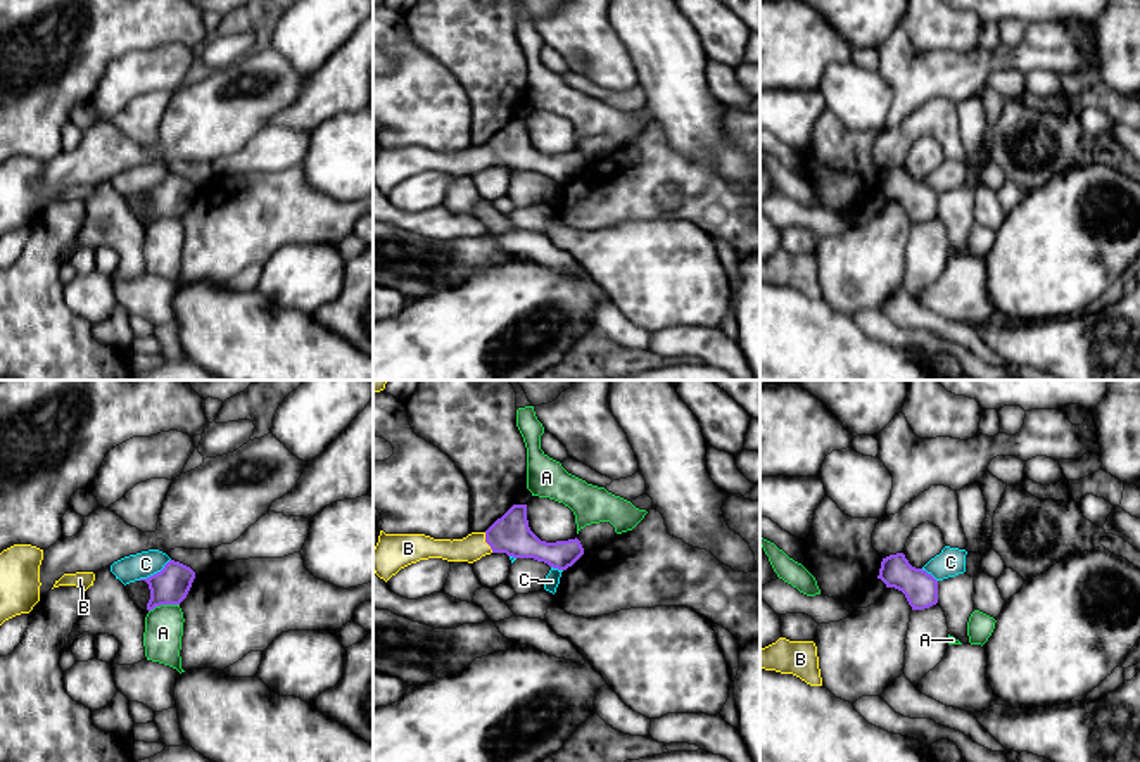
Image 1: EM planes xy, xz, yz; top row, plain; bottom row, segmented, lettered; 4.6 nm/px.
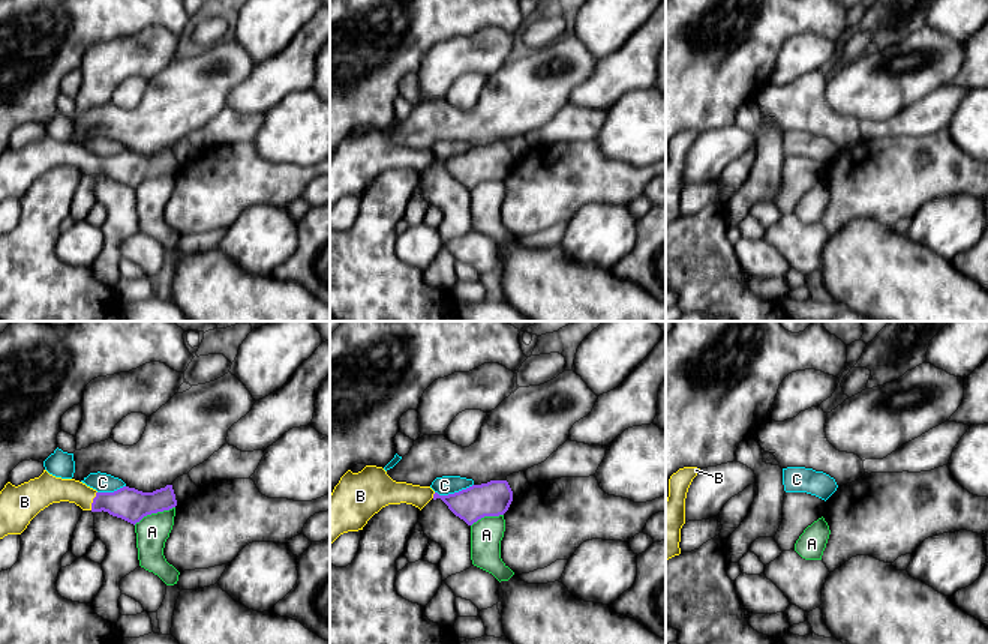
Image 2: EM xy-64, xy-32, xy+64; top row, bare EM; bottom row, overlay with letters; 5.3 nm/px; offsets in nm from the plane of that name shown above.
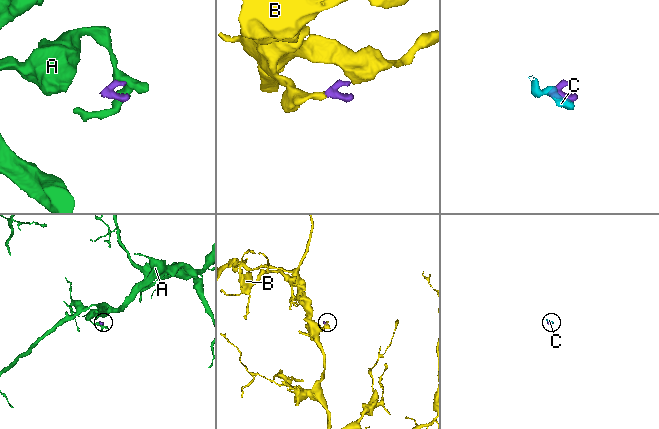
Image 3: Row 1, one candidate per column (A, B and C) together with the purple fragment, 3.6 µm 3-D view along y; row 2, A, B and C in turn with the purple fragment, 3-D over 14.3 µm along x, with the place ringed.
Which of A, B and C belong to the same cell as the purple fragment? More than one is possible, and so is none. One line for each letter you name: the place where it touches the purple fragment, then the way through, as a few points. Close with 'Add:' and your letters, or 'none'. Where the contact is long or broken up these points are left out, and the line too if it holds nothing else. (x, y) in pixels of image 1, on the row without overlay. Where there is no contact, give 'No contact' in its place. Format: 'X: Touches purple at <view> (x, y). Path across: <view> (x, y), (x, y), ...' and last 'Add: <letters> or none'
B: Touches purple at xz (486, 154). Path across: xz (510, 147), (486, 154), (474, 159)
Add: B

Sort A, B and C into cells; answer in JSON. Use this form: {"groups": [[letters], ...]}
{"groups": [["A"], ["B"], ["C"]]}

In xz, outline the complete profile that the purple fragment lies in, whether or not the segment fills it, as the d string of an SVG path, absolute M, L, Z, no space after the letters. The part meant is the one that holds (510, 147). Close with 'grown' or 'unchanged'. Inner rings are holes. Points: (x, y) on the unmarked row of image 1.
M513 117L485 145L463 152L434 152L425 147L385 147L380 143L373 161L373 185L385 195L401 181L428 171L473 176L491 166L513 171L534 171L553 181L567 183L582 168L580 154L541 154L529 140L527 117Z; grown

